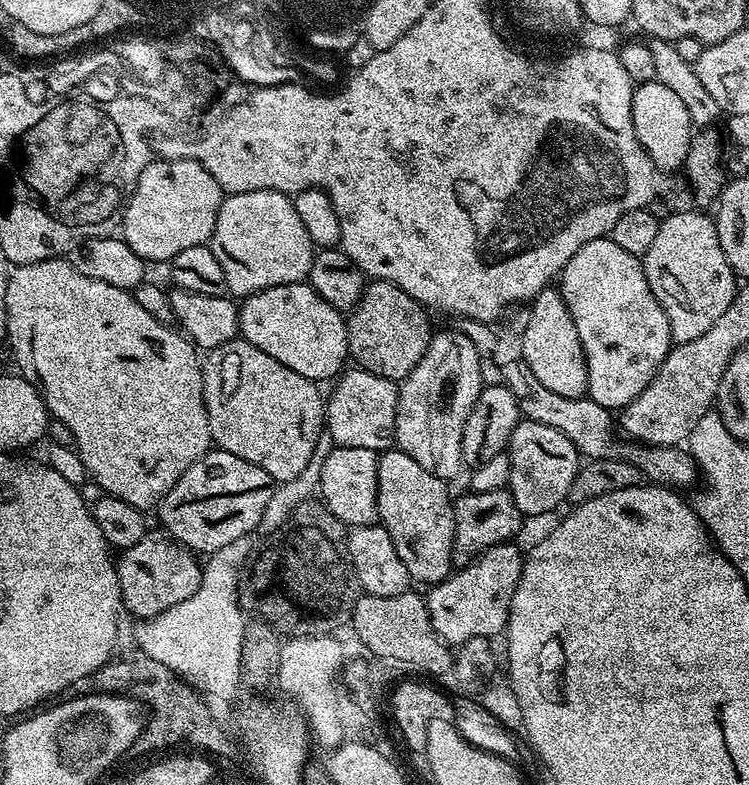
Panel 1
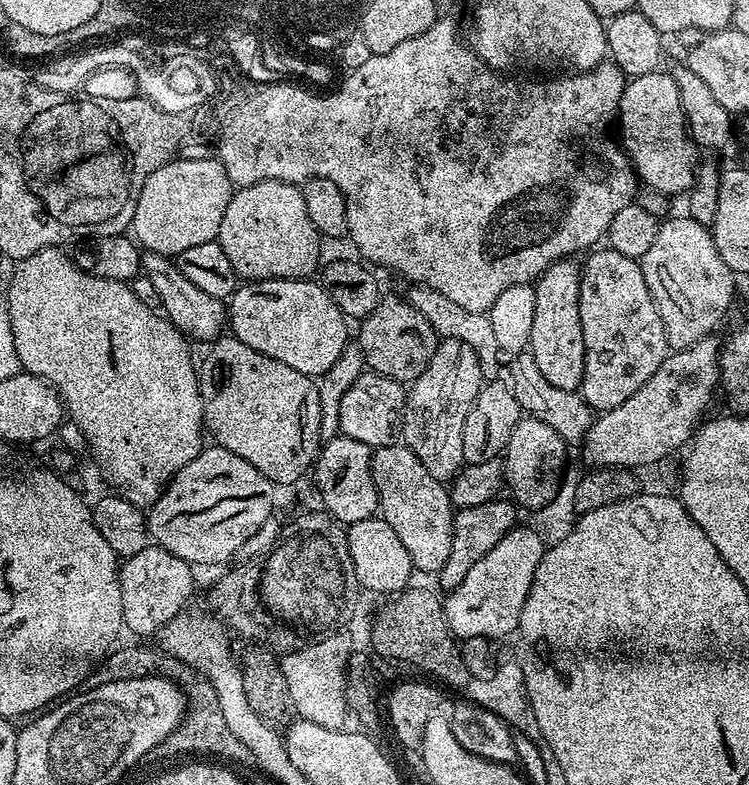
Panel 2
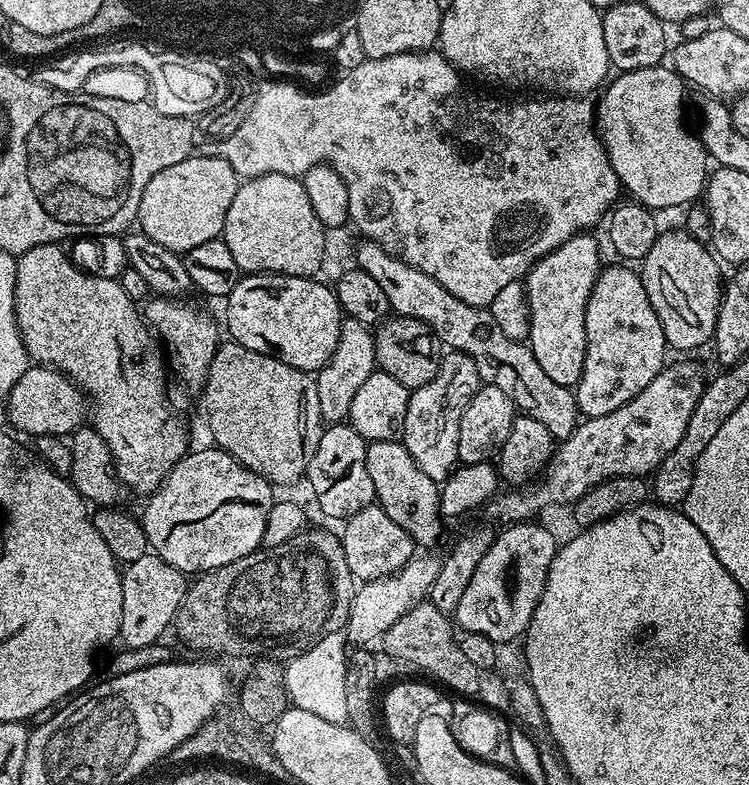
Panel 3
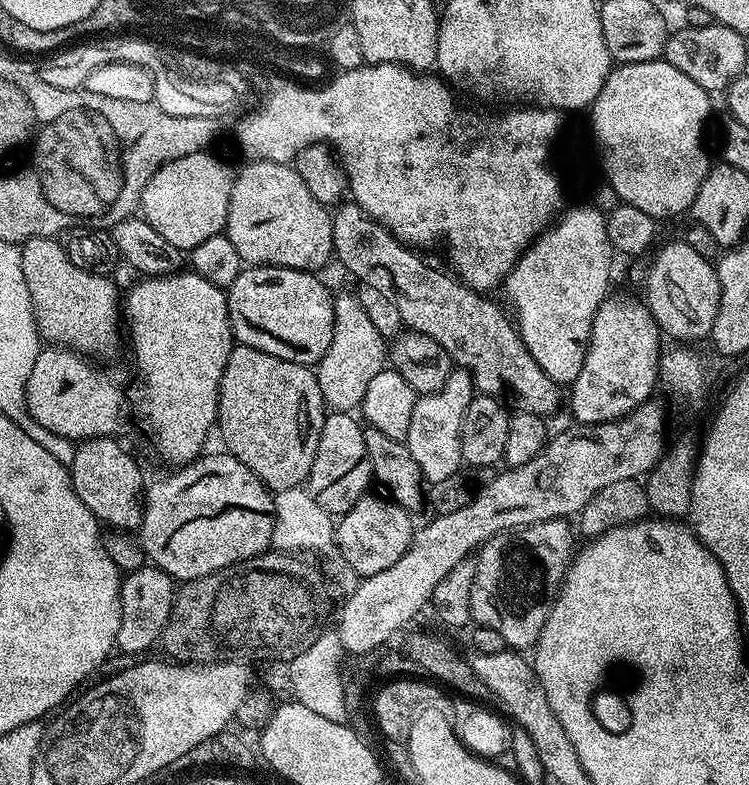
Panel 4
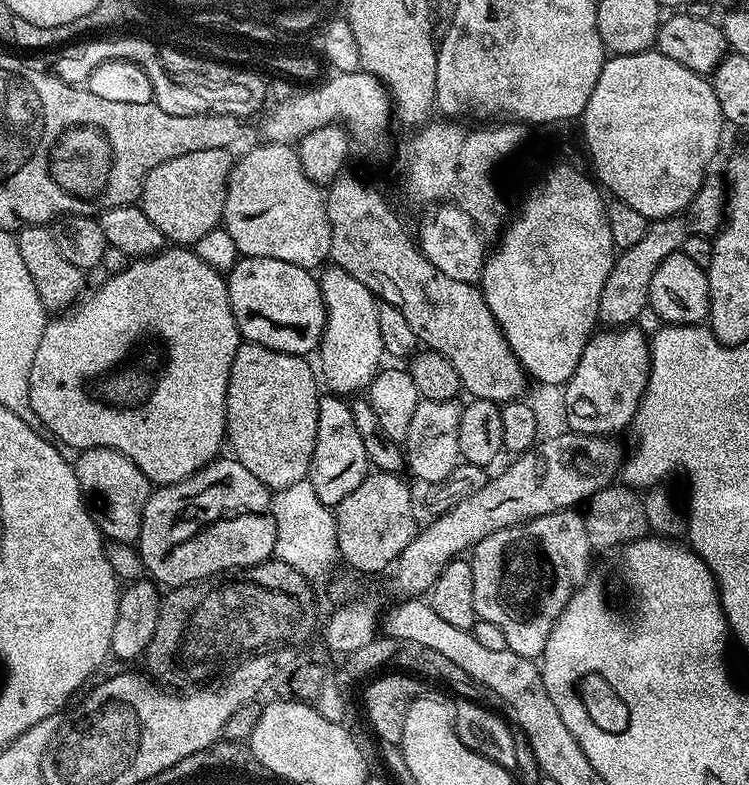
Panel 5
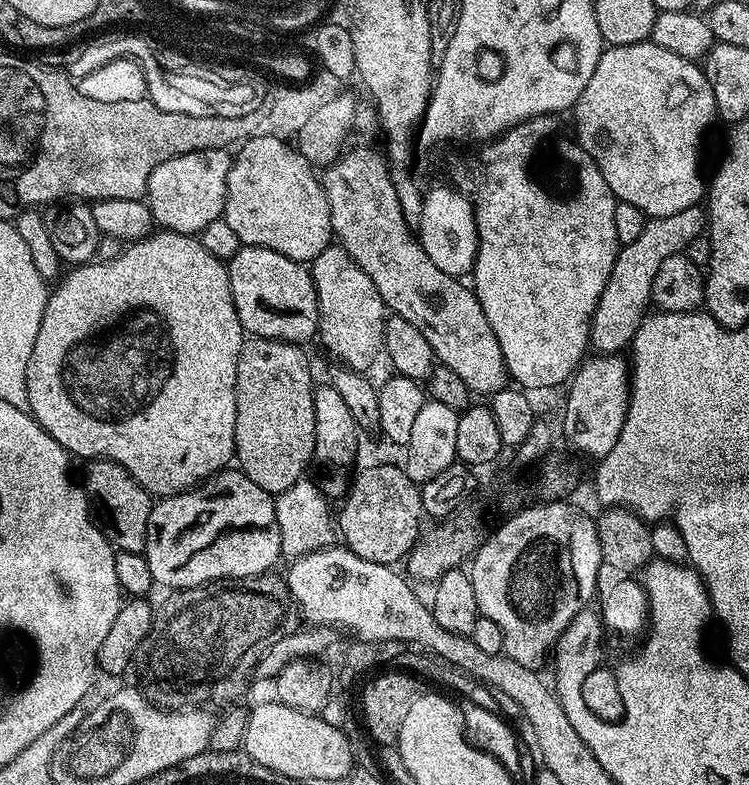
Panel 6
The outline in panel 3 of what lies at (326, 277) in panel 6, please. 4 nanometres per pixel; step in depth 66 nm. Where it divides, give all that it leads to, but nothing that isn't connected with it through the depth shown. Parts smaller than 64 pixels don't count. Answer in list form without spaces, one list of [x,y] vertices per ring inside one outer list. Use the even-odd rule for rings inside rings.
[[[345,319],[340,325],[340,337],[334,354],[314,376],[320,395],[320,419],[325,425],[347,421],[354,394],[358,394],[358,389],[365,384],[366,378],[370,378],[370,374],[377,371],[377,368],[373,329],[357,320]]]

